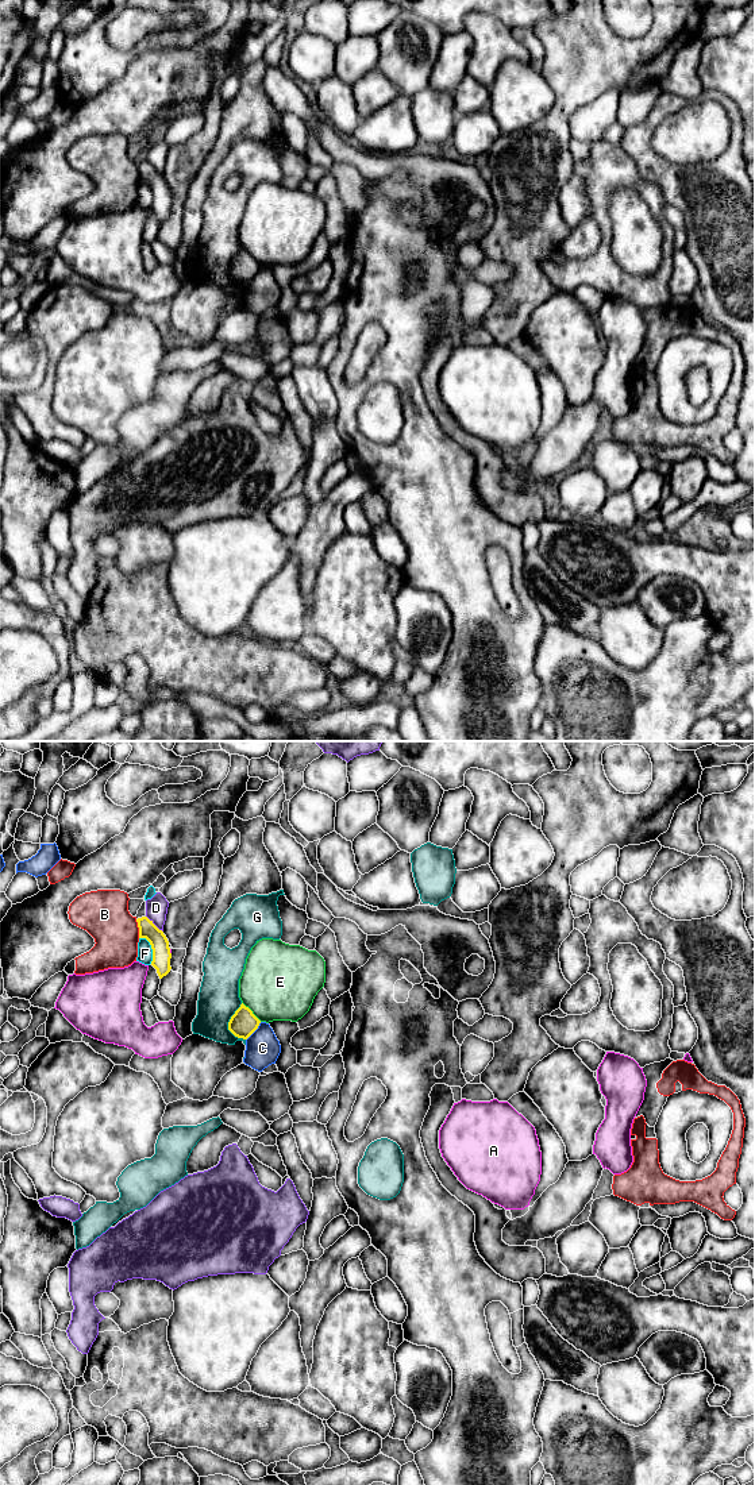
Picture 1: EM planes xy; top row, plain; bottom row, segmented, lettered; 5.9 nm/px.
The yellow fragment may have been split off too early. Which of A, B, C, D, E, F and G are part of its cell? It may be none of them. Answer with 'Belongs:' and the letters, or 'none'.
Belongs: none

